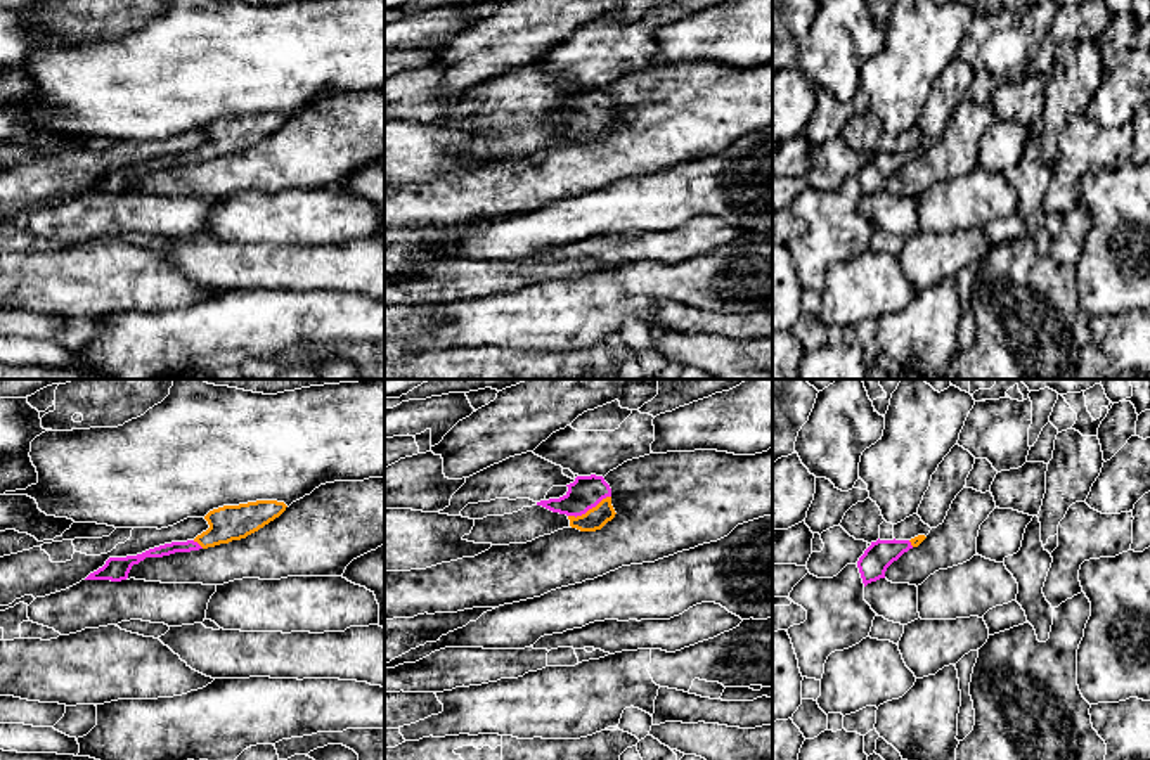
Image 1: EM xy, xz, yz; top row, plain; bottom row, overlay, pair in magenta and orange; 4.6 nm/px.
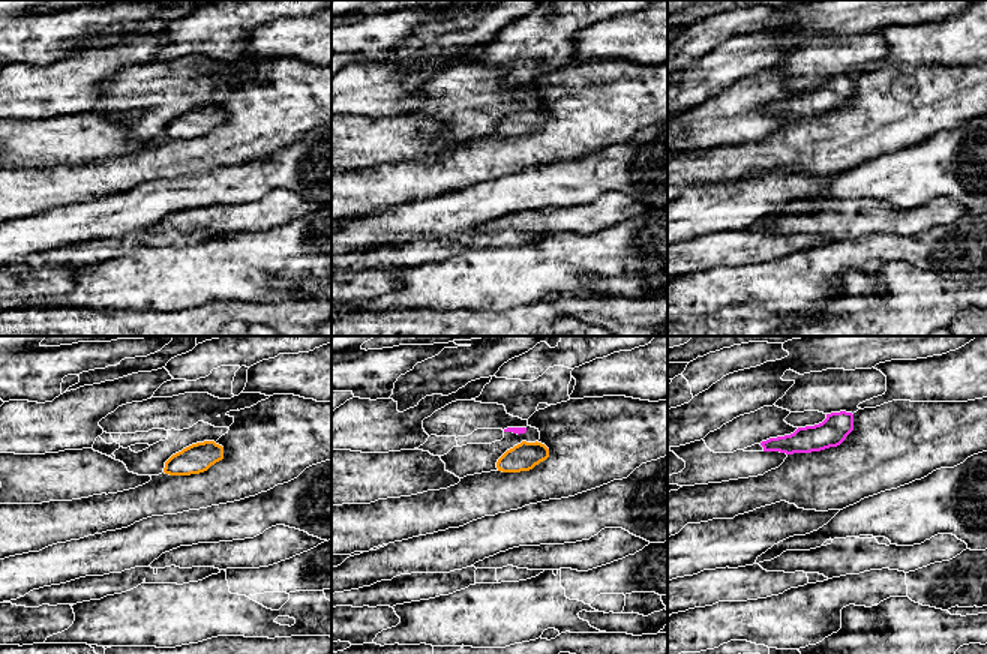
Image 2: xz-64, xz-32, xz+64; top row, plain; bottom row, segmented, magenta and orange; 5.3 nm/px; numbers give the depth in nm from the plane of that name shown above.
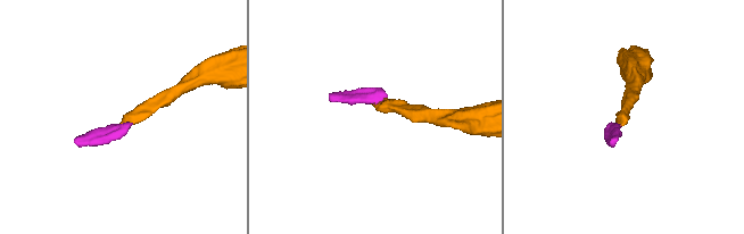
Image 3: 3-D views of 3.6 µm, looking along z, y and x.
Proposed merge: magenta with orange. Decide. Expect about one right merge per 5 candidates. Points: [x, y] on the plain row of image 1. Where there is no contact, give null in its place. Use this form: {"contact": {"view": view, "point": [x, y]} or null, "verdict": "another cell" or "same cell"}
{"contact": {"view": "xz", "point": [589, 120]}, "verdict": "same cell"}

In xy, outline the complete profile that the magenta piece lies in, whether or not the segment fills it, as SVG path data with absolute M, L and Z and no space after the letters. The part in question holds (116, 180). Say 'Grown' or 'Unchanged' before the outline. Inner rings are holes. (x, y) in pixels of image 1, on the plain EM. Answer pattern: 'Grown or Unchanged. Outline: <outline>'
Grown. Outline: M256 113L213 121L204 128L210 140L197 147L194 152L165 156L137 168L109 170L102 180L90 185L85 192L121 194L128 190L132 178L139 177L145 170L163 170L175 164L191 164L246 151L248 147L258 144L279 130L286 119L288 118L284 114L277 113Z

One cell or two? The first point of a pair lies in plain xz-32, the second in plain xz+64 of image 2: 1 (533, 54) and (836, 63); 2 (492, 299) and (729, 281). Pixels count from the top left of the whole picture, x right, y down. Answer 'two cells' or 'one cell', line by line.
1: one cell
2: one cell

